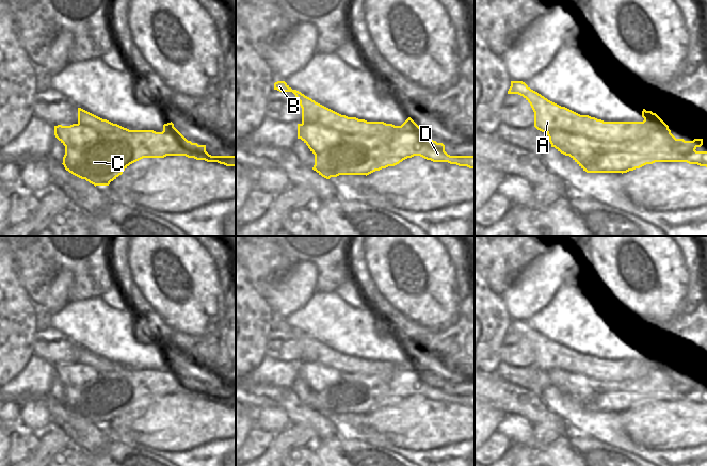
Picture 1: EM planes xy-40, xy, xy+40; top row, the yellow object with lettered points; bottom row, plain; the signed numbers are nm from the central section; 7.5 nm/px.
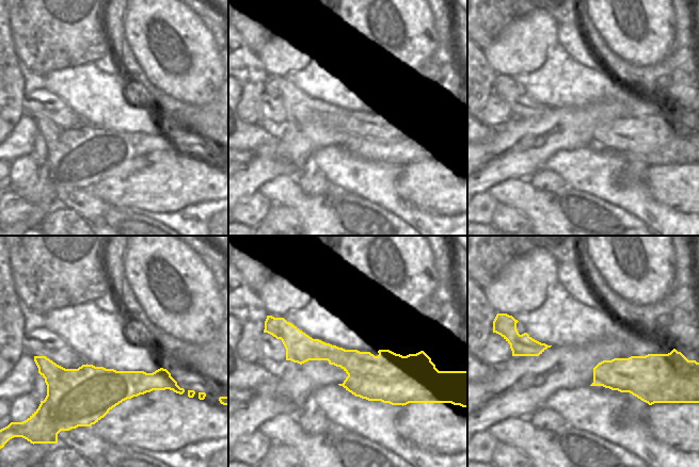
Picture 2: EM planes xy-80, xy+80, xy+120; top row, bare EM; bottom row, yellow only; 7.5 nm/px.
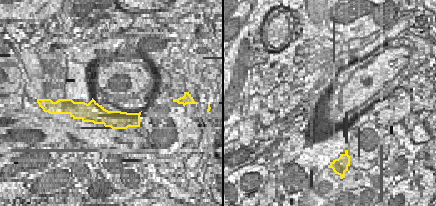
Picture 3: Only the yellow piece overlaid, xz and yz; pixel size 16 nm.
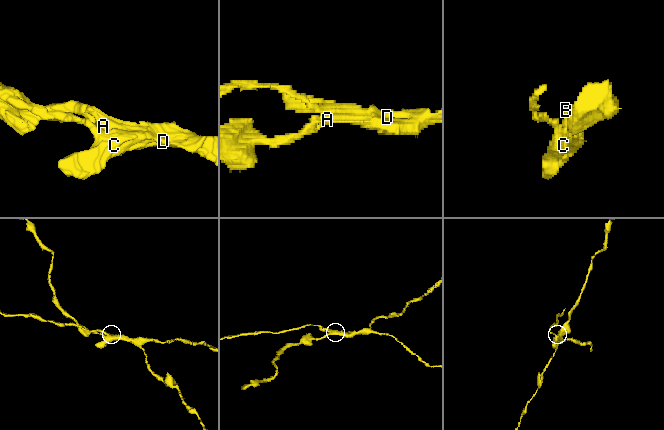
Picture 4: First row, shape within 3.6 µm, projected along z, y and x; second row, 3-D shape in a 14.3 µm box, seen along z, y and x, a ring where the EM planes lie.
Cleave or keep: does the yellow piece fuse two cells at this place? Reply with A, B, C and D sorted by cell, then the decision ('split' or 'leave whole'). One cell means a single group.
groups A B / C D; split

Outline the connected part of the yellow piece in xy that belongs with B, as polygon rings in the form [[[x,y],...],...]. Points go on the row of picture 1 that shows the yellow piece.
[[[285,81],[275,82],[274,90],[292,92],[295,95],[302,108],[302,124],[320,124],[343,134],[363,134],[365,136],[386,139],[392,136],[399,130],[412,130],[418,126],[411,117],[401,126],[395,126],[384,122],[367,122],[341,115],[316,102],[301,92],[292,90]]]

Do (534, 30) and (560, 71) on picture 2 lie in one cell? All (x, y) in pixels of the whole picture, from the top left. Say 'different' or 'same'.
different

